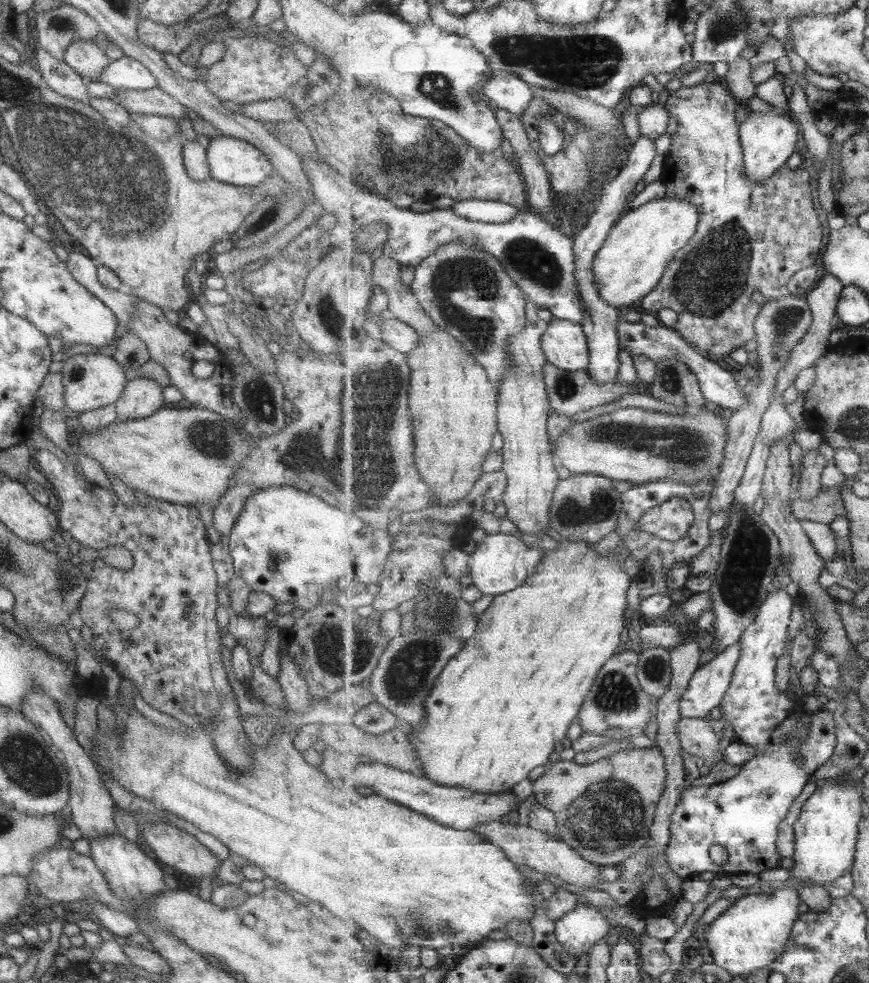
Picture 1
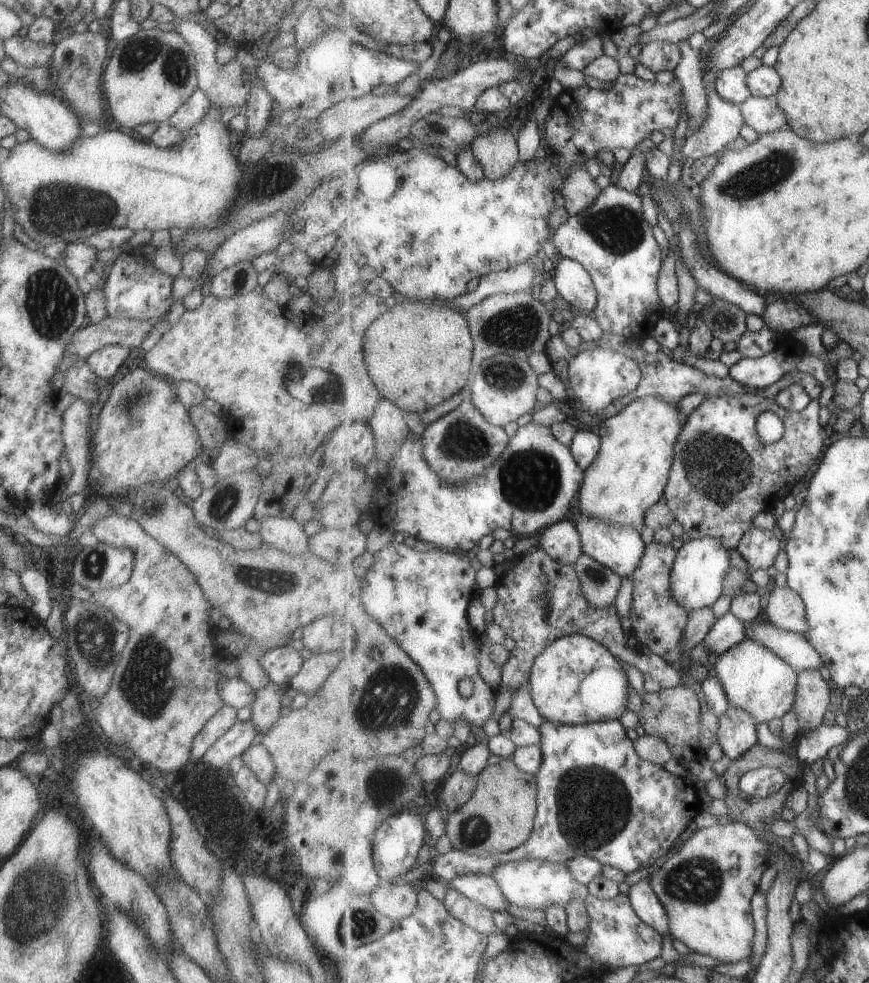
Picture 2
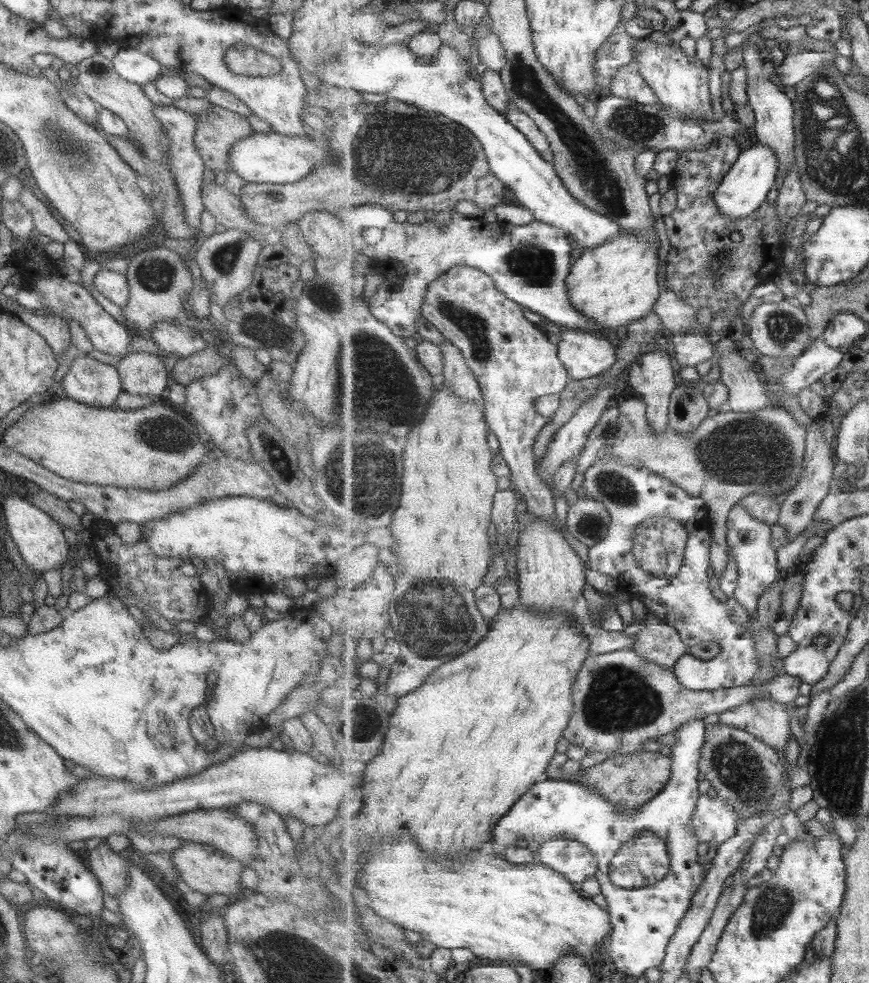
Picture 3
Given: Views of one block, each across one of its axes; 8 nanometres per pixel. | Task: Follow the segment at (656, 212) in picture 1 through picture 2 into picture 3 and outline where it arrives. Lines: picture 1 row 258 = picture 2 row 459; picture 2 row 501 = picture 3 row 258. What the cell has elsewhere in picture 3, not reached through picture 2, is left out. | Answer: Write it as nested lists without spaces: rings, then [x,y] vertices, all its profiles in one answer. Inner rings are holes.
[[[621,231],[615,239],[594,249],[586,249],[566,278],[572,304],[608,330],[622,330],[654,312],[662,290],[659,286],[659,243],[639,233]]]

